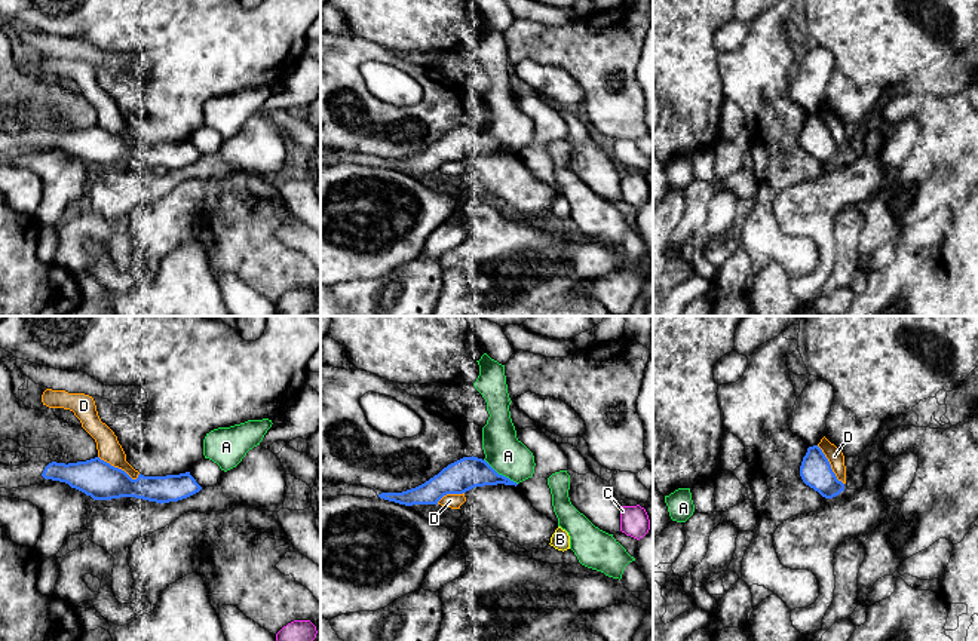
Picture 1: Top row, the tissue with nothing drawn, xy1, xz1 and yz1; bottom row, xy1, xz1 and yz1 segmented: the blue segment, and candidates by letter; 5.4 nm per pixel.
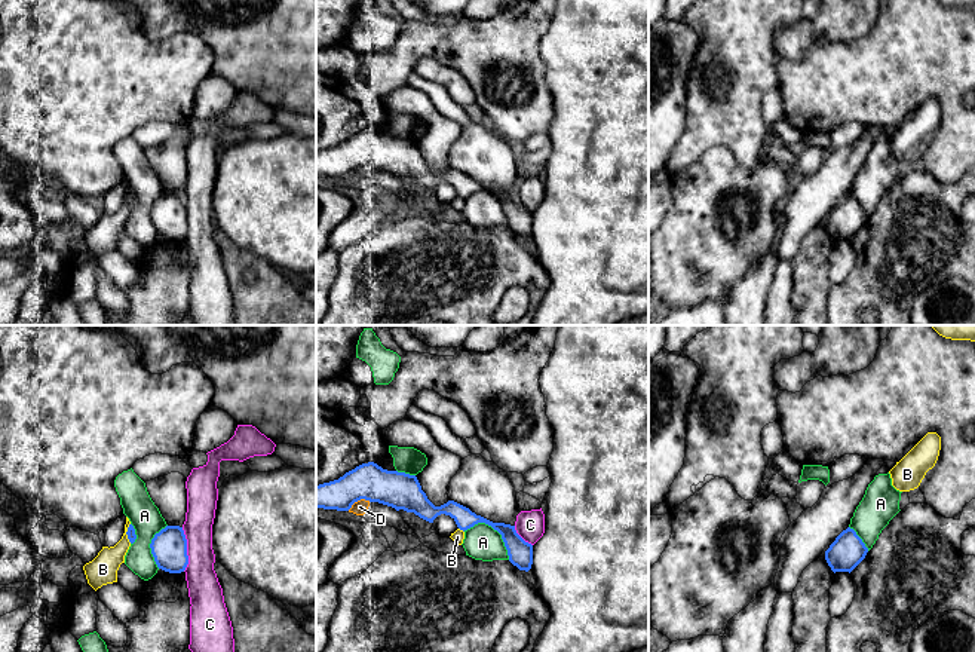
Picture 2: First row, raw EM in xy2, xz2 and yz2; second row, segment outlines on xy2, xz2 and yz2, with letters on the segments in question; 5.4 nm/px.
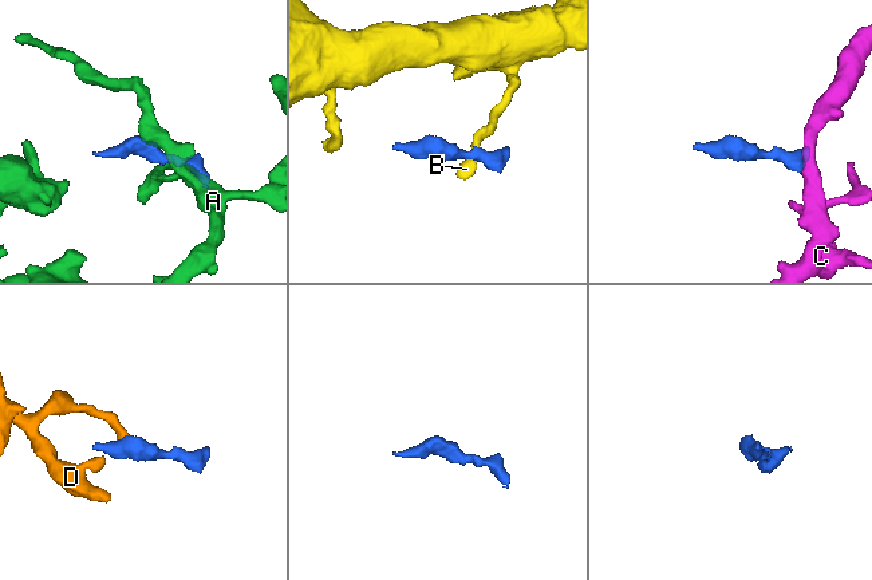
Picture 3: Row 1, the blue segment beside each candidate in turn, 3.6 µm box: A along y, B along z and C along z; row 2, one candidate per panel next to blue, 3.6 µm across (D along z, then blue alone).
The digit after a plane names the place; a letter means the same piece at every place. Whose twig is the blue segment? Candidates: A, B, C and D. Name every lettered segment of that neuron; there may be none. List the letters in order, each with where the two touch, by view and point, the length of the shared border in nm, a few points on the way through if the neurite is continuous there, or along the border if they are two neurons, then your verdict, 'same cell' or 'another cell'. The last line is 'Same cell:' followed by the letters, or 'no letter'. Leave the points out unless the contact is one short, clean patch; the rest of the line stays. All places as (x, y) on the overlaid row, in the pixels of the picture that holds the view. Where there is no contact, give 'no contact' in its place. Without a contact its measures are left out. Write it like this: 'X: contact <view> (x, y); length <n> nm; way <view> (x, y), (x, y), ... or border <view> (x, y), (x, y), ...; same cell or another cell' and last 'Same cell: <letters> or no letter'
A: contact xz2 (494, 529); length 300 nm; another cell
B: contact xz2 (462, 529); length 40 nm; border xz2 (459, 527), (463, 532); another cell
C: contact xy2 (186, 550); length 240 nm; border xy2 (181, 527), (186, 536), (187, 556), (184, 571); another cell
D: contact xy1 (117, 468); length 260 nm; another cell
Same cell: no letter

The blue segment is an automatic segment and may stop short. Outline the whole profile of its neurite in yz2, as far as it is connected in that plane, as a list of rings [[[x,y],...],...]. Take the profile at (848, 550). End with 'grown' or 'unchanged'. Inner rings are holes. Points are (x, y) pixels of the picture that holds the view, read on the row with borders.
[[[850,527],[843,530],[825,551],[825,560],[831,570],[852,572],[867,555],[868,548]]]; unchanged

